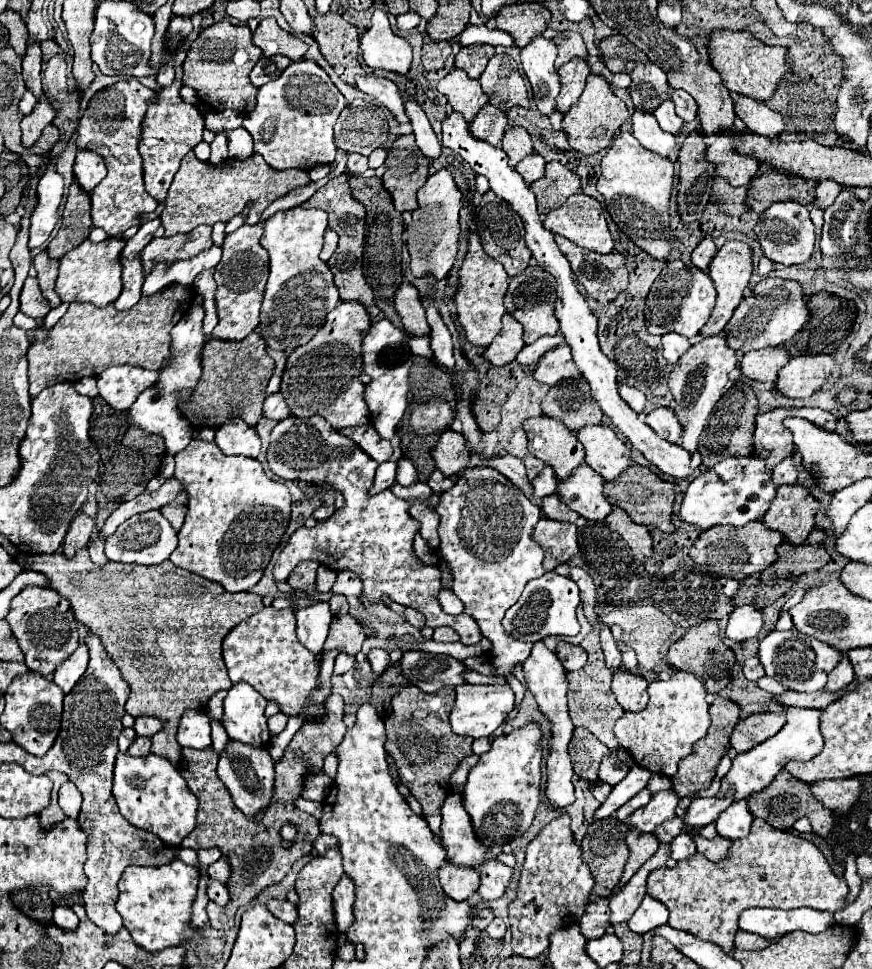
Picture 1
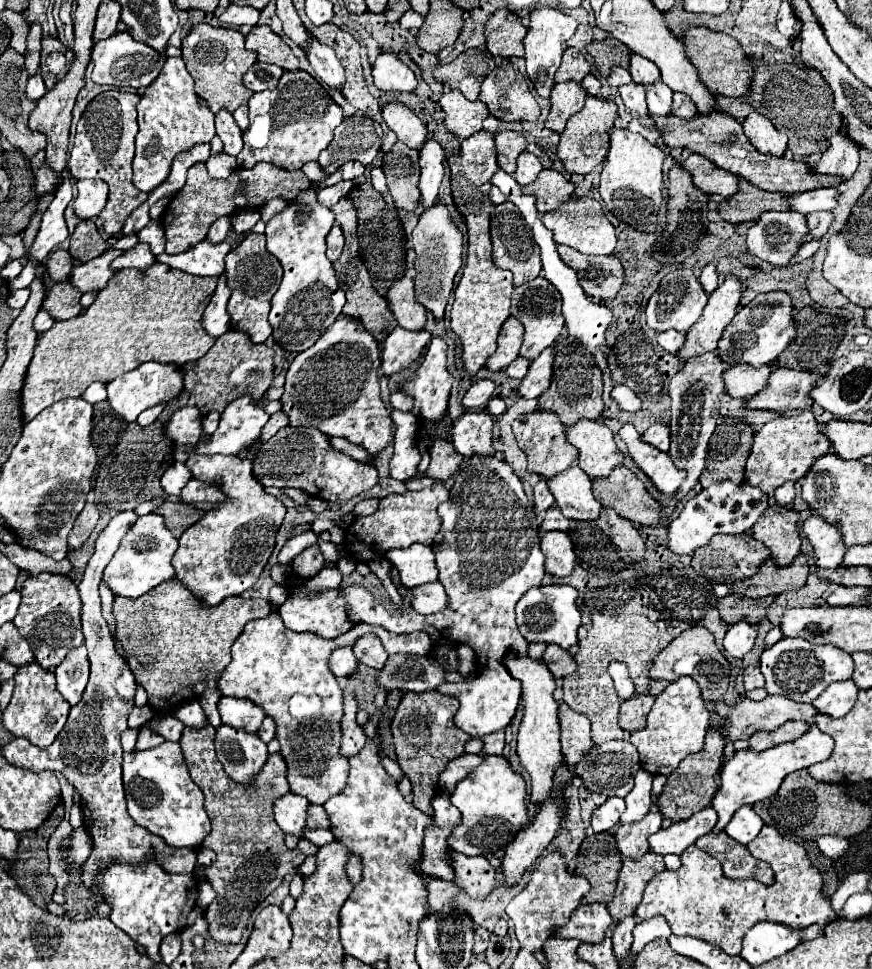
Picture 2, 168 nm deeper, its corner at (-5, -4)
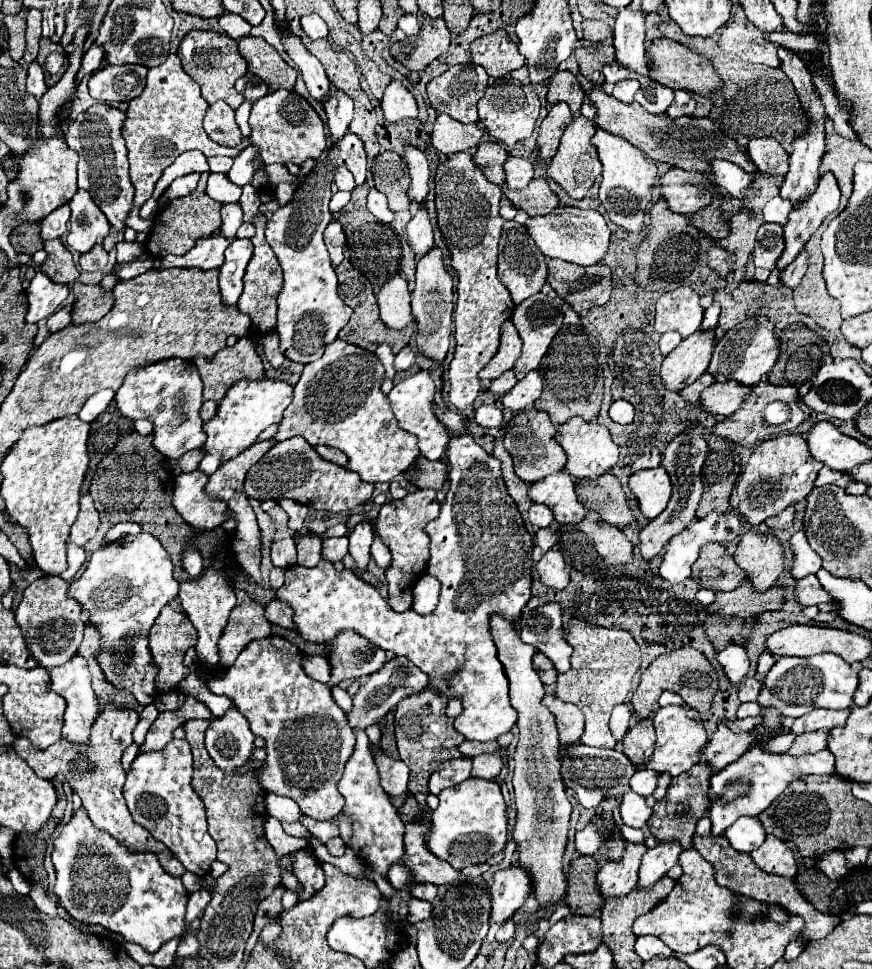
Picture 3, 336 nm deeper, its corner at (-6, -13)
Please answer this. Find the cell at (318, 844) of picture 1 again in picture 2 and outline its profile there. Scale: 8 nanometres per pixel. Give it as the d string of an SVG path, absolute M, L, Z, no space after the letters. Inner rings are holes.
M305 828L303 836L309 838L309 840L311 840L315 846L319 846L319 848L335 840L335 838L333 838L333 832L331 832L329 828L319 828L319 830L309 830L309 828Z

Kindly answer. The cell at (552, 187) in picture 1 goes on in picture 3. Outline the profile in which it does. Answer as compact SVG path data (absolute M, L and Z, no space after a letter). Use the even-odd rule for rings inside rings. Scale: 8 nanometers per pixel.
M540 177L532 179L524 189L506 191L506 199L514 207L526 211L530 217L548 215L558 205L558 197L550 191L546 179L540 179Z

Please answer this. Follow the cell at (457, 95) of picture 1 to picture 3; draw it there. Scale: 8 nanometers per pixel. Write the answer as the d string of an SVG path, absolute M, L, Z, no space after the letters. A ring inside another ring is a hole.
M438 115L434 121L434 129L430 133L430 143L438 153L452 155L460 151L470 151L480 143L482 129L476 125L462 125L450 115Z

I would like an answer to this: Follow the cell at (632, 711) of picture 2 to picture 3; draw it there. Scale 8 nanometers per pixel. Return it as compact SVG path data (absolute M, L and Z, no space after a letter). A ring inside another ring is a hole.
M644 719L640 723L634 723L628 731L628 735L622 741L622 753L632 759L632 763L642 765L648 763L654 751L654 727L652 719Z

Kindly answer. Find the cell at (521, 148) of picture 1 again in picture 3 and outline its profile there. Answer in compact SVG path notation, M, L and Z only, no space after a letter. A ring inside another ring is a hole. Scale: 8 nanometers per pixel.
M490 141L490 143L480 143L476 147L476 153L472 155L474 163L480 165L480 169L484 171L484 177L490 181L490 183L496 183L496 185L502 185L504 183L504 159L508 159L508 151Z

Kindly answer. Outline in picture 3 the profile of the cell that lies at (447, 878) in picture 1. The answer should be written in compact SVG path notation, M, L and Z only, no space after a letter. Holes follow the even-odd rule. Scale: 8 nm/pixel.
M410 899L408 901L408 921L410 923L418 923L428 919L432 913L432 905L428 901L420 901L420 899Z

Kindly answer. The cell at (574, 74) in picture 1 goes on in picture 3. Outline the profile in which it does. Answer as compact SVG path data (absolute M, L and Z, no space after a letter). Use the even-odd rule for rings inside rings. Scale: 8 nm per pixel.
M556 103L552 105L552 109L548 111L546 119L540 125L540 133L538 133L538 157L542 161L550 161L558 149L560 137L566 129L566 125L572 121L572 113L568 109L566 103Z

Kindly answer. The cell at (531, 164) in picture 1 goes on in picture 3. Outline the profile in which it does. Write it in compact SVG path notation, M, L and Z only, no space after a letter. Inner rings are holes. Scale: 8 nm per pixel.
M508 157L504 161L504 173L506 173L506 187L508 189L524 189L534 177L534 167L526 159Z

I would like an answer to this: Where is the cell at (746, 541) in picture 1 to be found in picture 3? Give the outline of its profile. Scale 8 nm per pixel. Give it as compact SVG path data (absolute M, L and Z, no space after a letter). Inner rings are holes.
M708 543L708 547L700 549L700 557L692 565L692 579L710 591L732 591L746 575L720 543Z

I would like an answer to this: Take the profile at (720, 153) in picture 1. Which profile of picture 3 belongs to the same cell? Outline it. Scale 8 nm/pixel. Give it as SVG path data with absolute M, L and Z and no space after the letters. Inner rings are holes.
M670 169L664 173L658 181L660 185L660 195L668 203L670 211L676 211L680 215L692 215L694 211L706 207L712 201L712 193L708 191L710 187L710 177L706 173L694 173L694 171L684 171L684 169Z

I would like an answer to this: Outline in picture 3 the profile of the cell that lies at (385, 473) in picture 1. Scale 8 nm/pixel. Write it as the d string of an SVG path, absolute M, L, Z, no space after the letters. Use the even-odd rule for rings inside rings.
M358 523L352 533L348 535L350 539L350 555L356 559L358 569L364 571L368 565L368 557L370 557L370 545L372 545L372 525L368 523Z

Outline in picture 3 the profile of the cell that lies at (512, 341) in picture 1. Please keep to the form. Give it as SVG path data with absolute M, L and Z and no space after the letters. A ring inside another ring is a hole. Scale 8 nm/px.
M504 321L502 329L500 329L500 347L496 351L496 357L490 359L490 363L478 373L480 379L496 379L500 377L504 371L512 369L516 359L520 357L520 349L522 349L522 341L518 337L516 327L512 325L512 321Z

